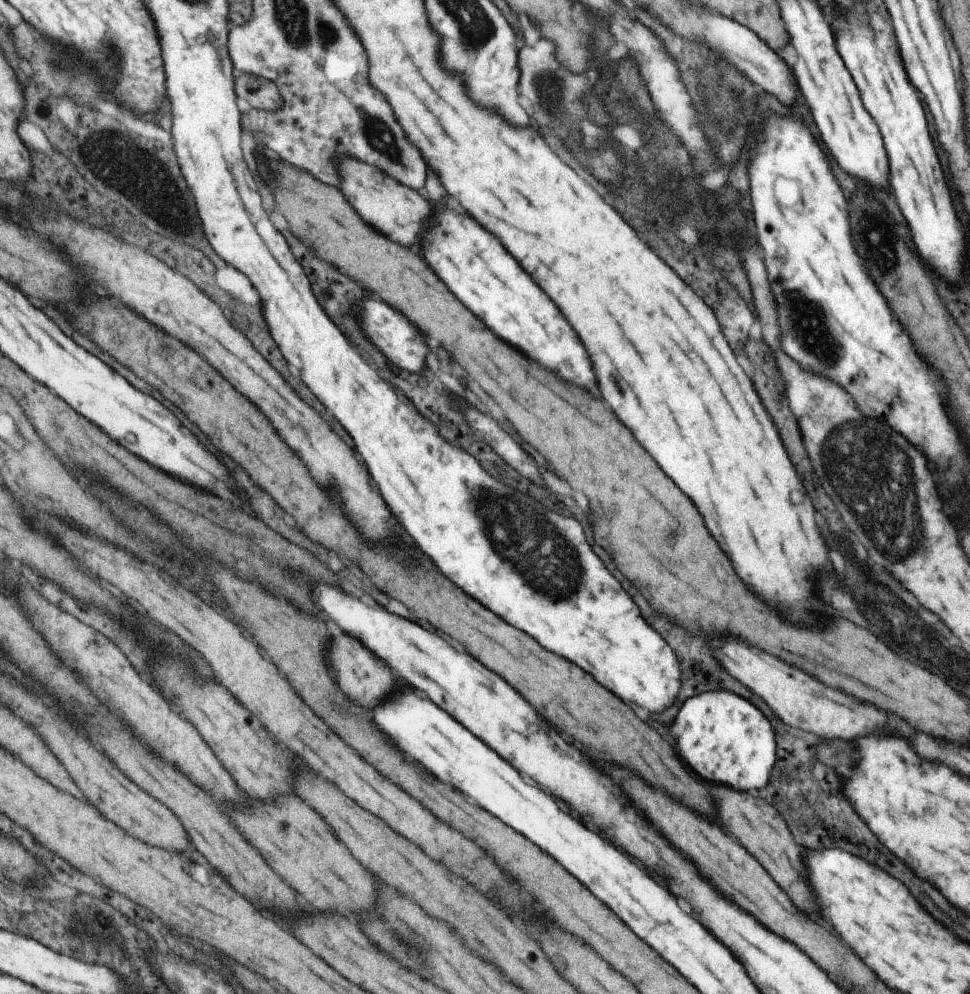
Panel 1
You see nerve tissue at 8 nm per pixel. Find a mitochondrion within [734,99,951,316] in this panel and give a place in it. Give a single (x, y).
(877, 239)

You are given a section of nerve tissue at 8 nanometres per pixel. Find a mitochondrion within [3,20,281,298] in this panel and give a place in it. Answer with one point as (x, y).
(154, 178)

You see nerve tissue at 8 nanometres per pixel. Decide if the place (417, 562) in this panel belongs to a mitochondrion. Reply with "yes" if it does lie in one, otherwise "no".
no

